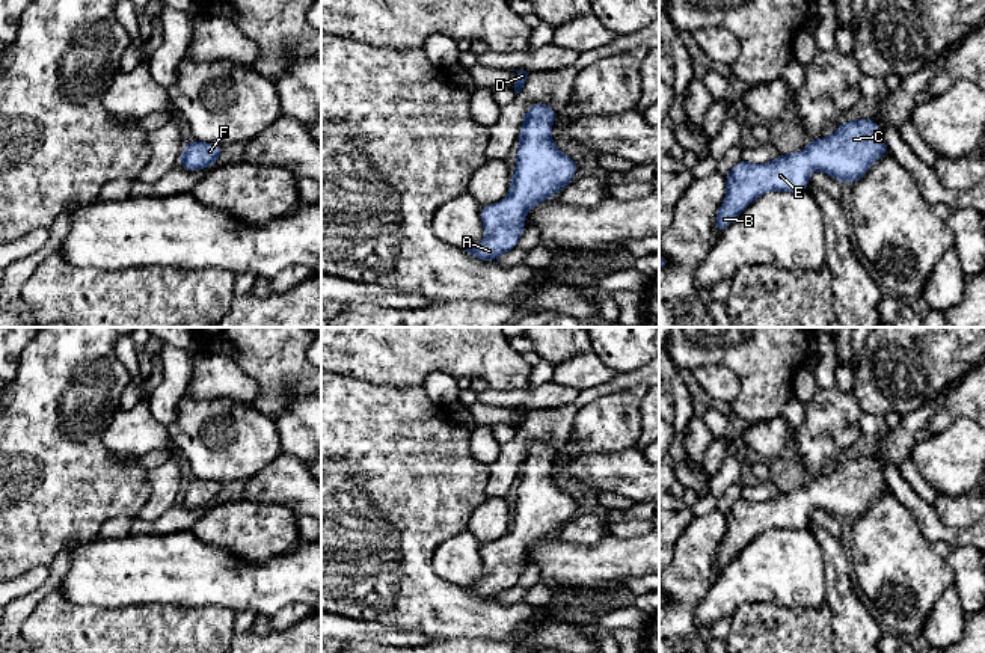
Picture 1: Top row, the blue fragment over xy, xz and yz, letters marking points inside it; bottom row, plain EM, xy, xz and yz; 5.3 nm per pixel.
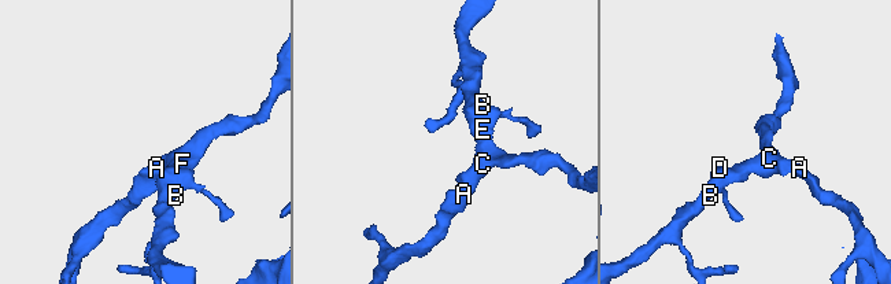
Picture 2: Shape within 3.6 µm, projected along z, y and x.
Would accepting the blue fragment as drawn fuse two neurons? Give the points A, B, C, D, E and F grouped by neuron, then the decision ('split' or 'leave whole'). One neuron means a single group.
groups A B C D E F; leave whole

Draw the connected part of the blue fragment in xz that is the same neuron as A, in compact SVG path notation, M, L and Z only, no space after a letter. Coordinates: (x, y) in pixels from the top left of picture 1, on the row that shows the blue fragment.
M546 103L532 104L523 115L510 192L502 201L481 207L483 241L466 249L475 258L496 261L514 249L529 210L573 179L578 163L561 152L551 137L555 118L557 112Z

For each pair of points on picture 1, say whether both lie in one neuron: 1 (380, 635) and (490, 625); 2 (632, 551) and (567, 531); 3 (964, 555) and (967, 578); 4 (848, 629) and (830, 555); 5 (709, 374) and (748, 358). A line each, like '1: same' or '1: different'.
1: different
2: different
3: same
4: same
5: different

